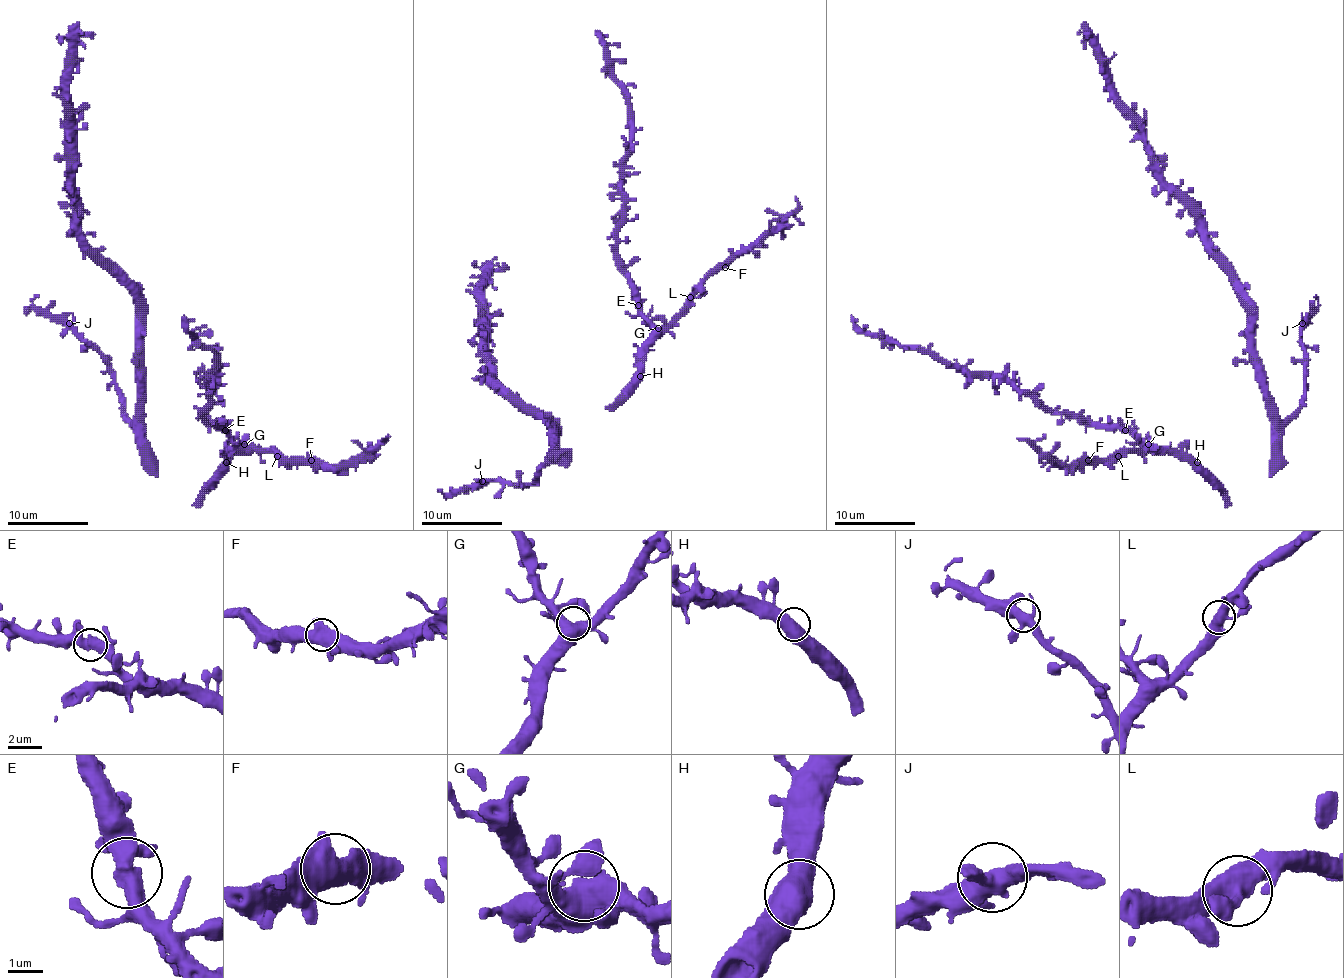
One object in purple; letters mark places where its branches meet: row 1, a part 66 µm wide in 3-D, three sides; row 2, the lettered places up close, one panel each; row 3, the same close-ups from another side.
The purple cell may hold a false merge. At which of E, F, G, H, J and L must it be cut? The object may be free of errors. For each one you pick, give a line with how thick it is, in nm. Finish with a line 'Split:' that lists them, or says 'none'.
Split: none

